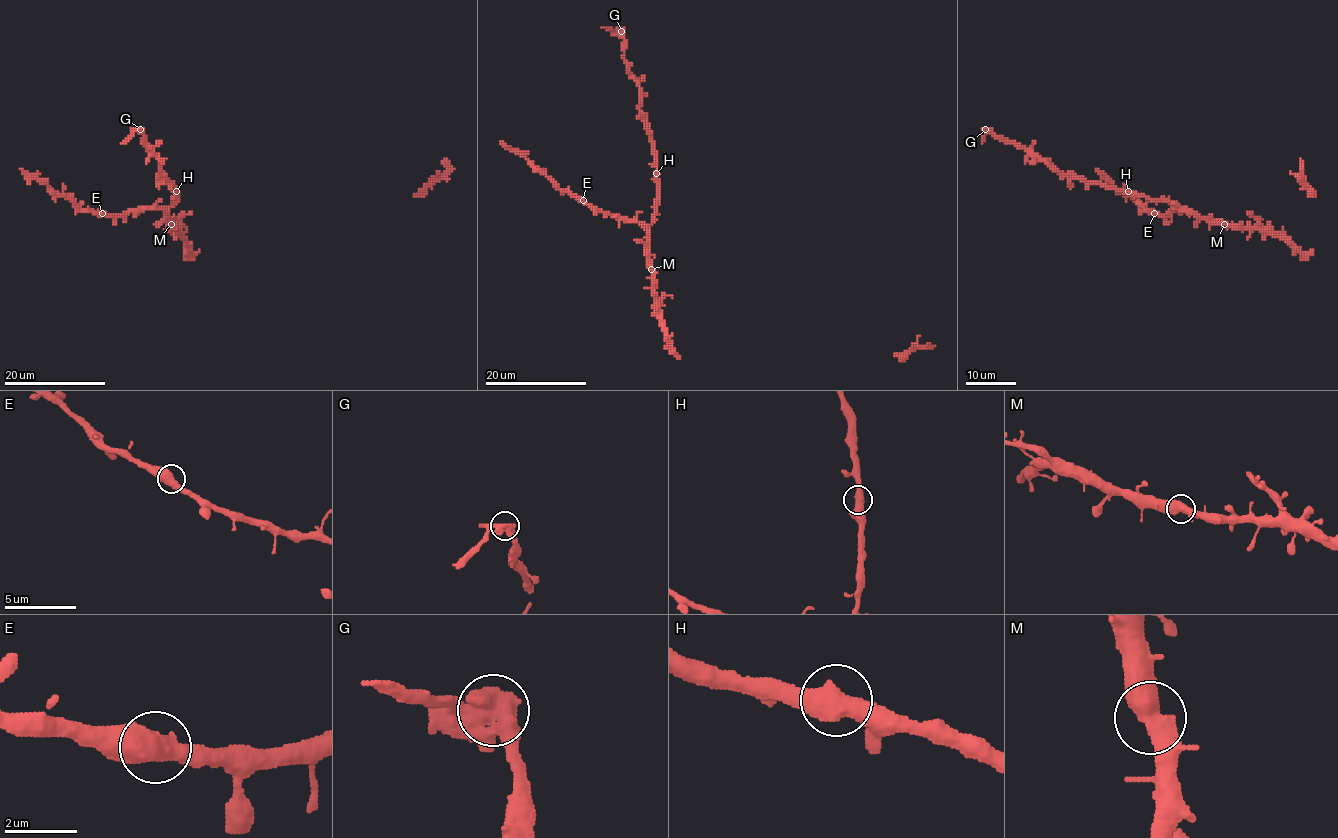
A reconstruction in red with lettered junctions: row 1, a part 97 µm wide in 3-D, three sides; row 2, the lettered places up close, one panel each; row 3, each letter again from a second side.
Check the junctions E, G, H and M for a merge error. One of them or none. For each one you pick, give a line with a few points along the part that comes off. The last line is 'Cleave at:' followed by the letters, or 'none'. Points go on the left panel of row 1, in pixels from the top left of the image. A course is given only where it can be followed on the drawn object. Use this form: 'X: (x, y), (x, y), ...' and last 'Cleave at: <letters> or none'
G: (140, 129), (121, 143)
Cleave at: G

